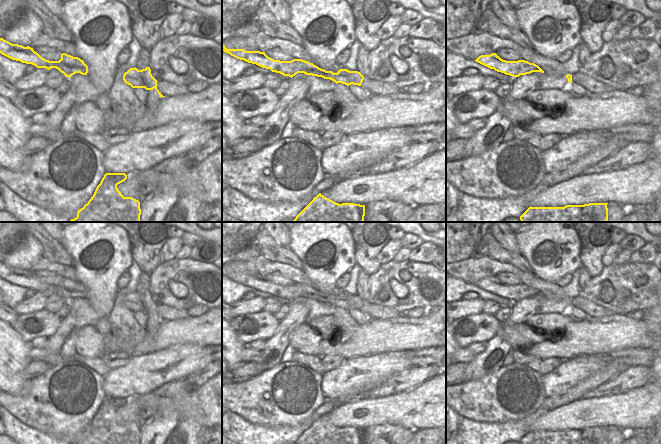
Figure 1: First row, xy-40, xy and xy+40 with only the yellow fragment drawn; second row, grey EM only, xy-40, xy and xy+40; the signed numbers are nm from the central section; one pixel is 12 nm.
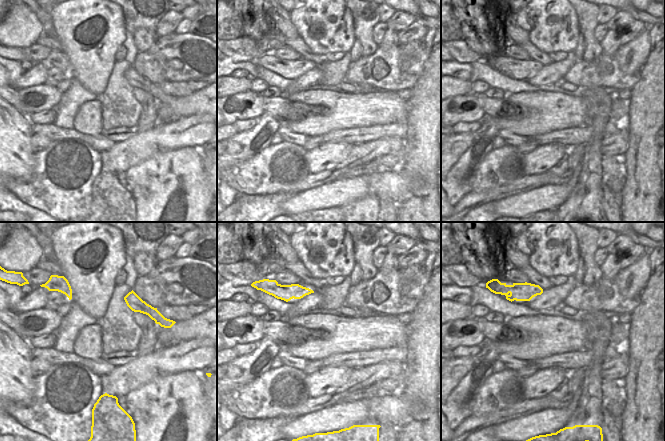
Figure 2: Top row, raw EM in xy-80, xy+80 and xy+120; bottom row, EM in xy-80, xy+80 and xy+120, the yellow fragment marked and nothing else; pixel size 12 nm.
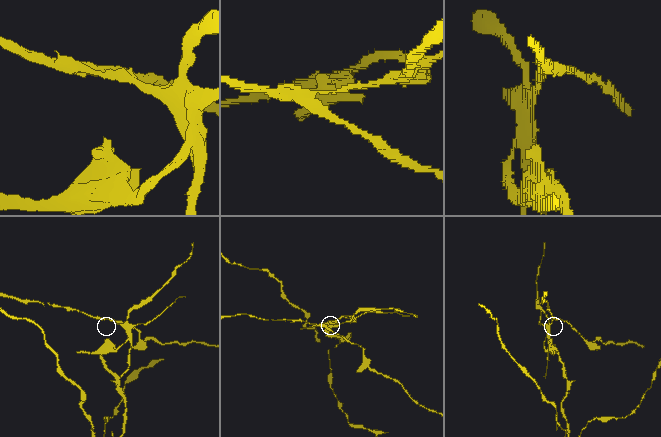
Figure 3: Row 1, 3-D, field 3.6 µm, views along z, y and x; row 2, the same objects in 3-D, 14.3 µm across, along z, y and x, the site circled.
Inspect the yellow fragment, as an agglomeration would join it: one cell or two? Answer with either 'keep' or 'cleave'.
cleave

